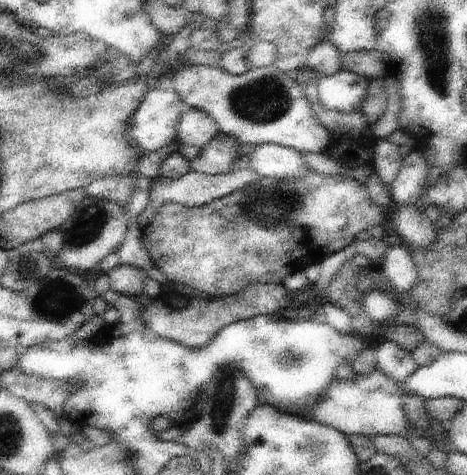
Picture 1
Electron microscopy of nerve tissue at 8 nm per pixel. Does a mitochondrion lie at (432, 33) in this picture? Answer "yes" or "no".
yes

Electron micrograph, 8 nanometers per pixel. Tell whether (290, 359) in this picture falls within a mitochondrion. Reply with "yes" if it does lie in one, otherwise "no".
yes

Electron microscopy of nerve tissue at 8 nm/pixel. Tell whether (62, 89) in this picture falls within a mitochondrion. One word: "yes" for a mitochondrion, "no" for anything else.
no

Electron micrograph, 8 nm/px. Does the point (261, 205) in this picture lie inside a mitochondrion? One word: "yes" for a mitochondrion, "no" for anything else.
yes

